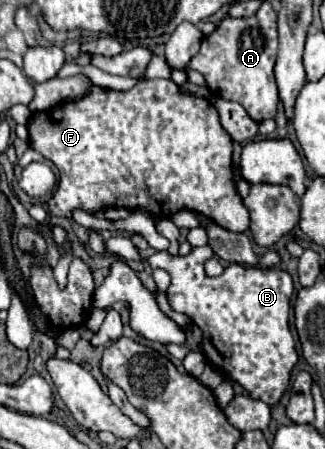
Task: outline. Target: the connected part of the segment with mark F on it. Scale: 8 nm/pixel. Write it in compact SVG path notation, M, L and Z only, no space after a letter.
M139 80L127 92L117 92L117 90L109 90L109 88L101 88L101 86L89 86L85 96L81 96L79 100L67 100L67 104L61 102L49 110L33 112L29 122L27 122L27 130L29 130L29 138L27 138L29 146L33 150L37 150L41 156L45 156L47 160L51 160L61 174L57 192L47 202L51 216L63 216L63 218L71 220L73 210L77 210L77 208L85 210L89 214L95 214L103 208L127 208L127 210L143 210L155 220L165 220L165 218L171 218L173 214L177 214L179 210L185 208L185 210L191 210L191 212L197 212L197 214L211 218L215 224L219 224L231 232L247 232L249 230L249 212L247 212L247 208L245 208L245 204L243 204L243 200L235 188L235 182L233 182L233 170L231 170L231 164L233 164L233 160L231 160L233 146L231 144L233 142L231 142L231 136L223 130L223 126L219 122L219 114L207 98L199 98L199 96L183 92L173 80Z

